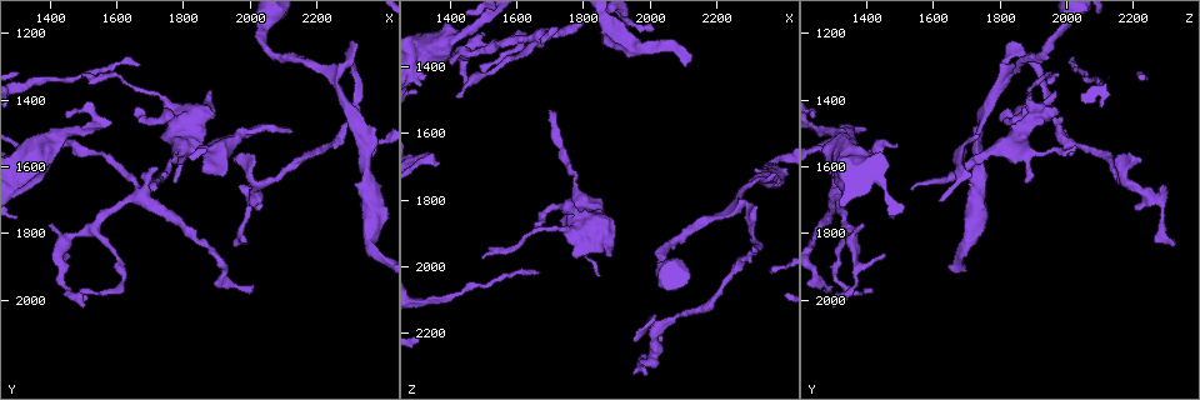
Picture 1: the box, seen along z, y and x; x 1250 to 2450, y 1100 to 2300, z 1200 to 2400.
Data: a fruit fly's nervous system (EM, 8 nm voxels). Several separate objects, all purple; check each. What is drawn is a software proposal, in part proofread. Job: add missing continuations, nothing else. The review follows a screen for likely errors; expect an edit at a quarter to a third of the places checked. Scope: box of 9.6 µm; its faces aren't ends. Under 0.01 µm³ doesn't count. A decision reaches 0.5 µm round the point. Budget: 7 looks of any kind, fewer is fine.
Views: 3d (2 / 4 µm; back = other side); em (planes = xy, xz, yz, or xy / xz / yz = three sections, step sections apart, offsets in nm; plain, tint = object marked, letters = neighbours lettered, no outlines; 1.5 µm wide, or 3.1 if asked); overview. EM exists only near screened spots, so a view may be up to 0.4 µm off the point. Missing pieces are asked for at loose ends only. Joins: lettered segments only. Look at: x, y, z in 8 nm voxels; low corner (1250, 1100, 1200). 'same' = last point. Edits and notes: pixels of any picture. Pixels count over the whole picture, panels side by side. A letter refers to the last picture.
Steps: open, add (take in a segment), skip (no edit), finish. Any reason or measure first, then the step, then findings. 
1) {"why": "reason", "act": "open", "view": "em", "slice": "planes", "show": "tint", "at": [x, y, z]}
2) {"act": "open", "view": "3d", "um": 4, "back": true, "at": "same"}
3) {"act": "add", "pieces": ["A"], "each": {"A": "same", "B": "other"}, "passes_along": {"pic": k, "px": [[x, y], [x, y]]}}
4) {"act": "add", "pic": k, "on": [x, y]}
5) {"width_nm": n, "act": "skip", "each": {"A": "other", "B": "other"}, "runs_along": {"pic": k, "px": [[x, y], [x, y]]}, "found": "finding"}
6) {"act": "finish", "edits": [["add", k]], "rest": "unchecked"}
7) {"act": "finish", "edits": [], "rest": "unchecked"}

{"why": "thin end", "act": "open", "view": "em", "slice": "planes", "show": "letters", "at": [1670, 1420, 1870]}

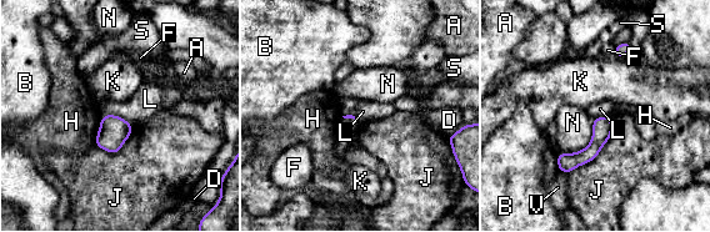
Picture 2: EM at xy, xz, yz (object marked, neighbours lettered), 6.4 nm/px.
{"act": "skip", "each": {"A": "other", "B": "other", "D": "other", "F": "other", "H": "other", "J": "other", "K": "other", "L": "other", "N": "other", "S": "other", "V": "other"}, "runs_along": {"pic": 2, "px": [[606, 119], [596, 144], [561, 167]]}, "found": "no lettered segment goes on from it"}

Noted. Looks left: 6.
{"why": "free end", "act": "open", "view": "em", "slice": "xz", "step": 8, "show": "tint", "at": [1880, 1370, 1960]}

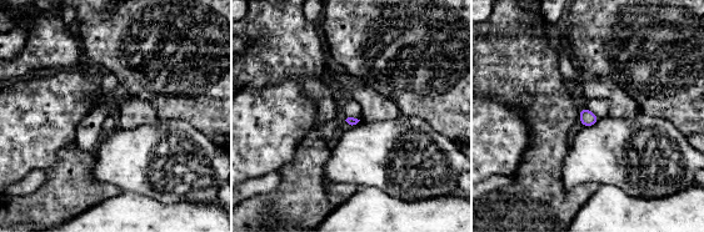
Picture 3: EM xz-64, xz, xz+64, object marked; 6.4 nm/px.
{"why": "another direction", "act": "open", "view": "em", "slice": "planes", "show": "letters", "at": "same"}

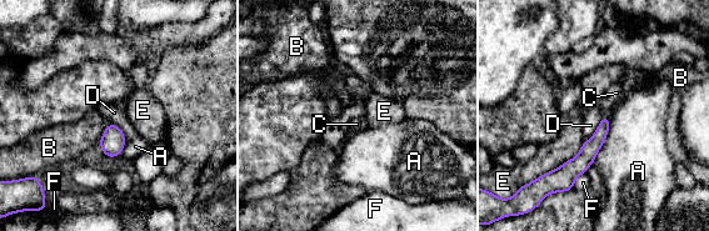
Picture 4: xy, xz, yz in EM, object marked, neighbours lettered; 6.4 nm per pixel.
{"longest_contact_nm": ["E", 380], "act": "add", "pieces": ["C"], "each": {"A": "other", "B": "other", "C": "same", "D": "other", "E": "other", "F": "other"}, "passes_along": {"pic": 4, "px": [[589, 149], [604, 116], [617, 93]]}, "found": "the cell continues"}

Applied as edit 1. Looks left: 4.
{"act": "open", "view": "overview"}

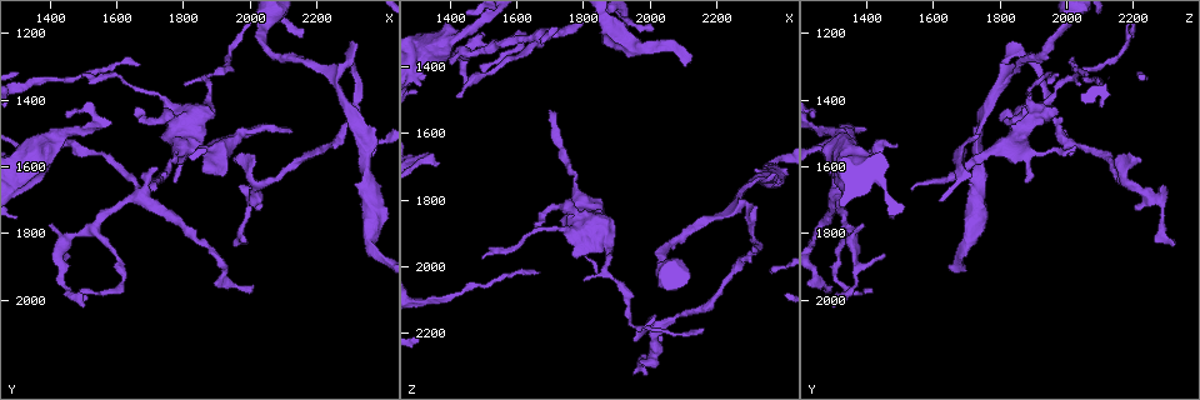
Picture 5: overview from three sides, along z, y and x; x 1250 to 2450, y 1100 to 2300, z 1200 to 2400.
{"why": "branch stops here", "act": "open", "view": "3d", "um": 2, "at": [2160, 1210, 2190]}

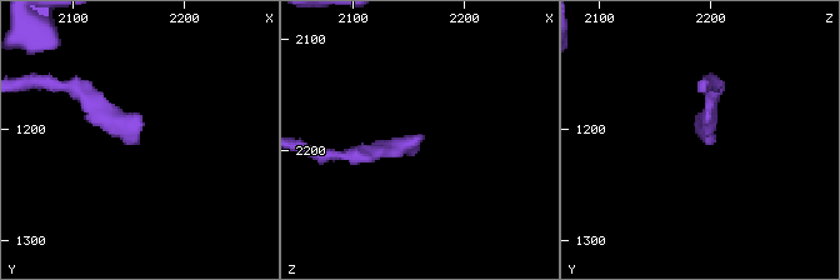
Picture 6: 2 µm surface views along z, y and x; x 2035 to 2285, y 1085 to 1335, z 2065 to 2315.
{"act": "open", "view": "em", "slice": "planes", "show": "letters", "at": [2160, 1212, 2200]}

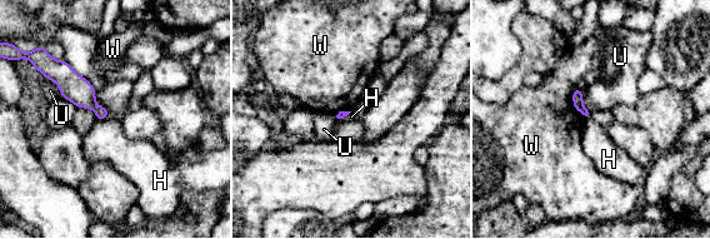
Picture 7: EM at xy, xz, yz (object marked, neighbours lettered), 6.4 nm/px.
{"width_nm": 60, "act": "skip", "each": {"H": "other", "U": "other", "W": "other"}, "border": {"pic": 7, "px": [[350, 111], [338, 122]]}, "found": "none of them fits"}

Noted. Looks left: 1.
{"act": "finish", "edits": [["add", 4]], "rest": "unchecked"}

